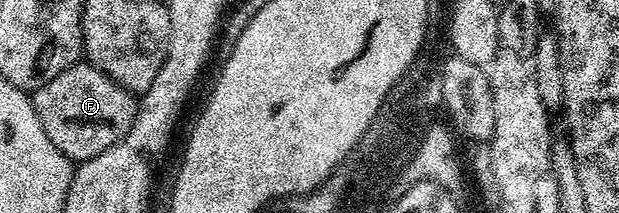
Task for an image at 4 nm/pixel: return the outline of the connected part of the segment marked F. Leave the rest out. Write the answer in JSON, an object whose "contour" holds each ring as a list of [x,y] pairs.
{"contour":[[[90,62],[66,68],[57,78],[34,89],[33,99],[49,142],[72,162],[92,160],[112,148],[131,129],[137,111],[136,97]]]}

